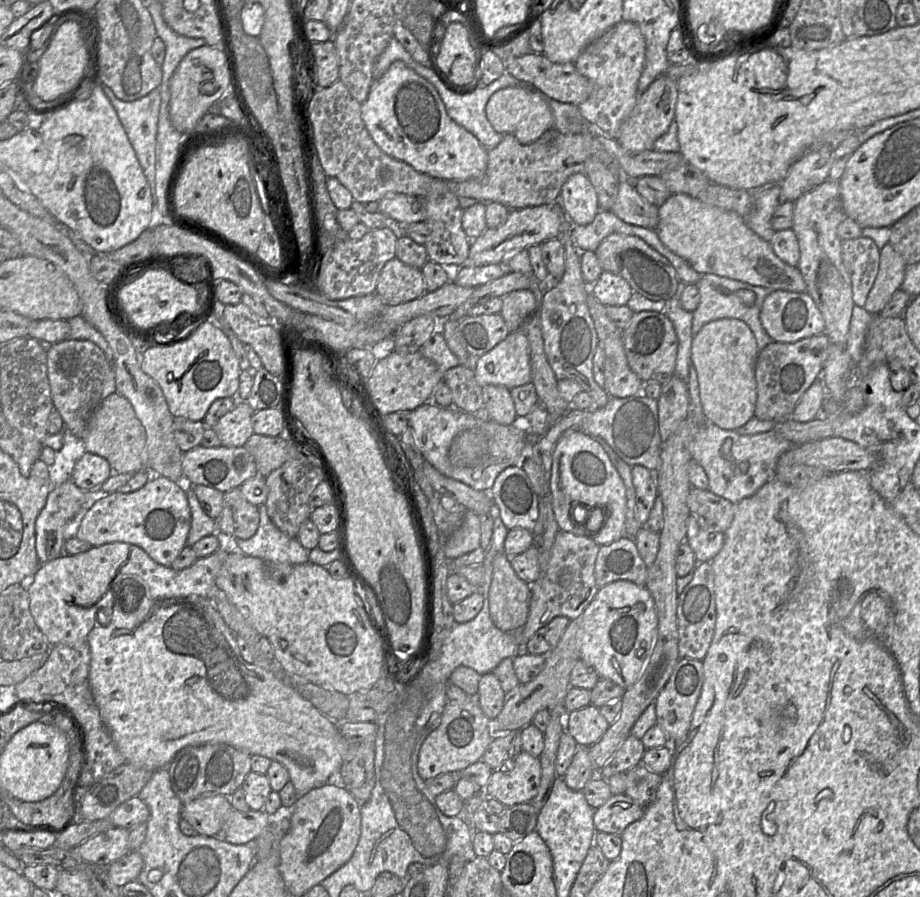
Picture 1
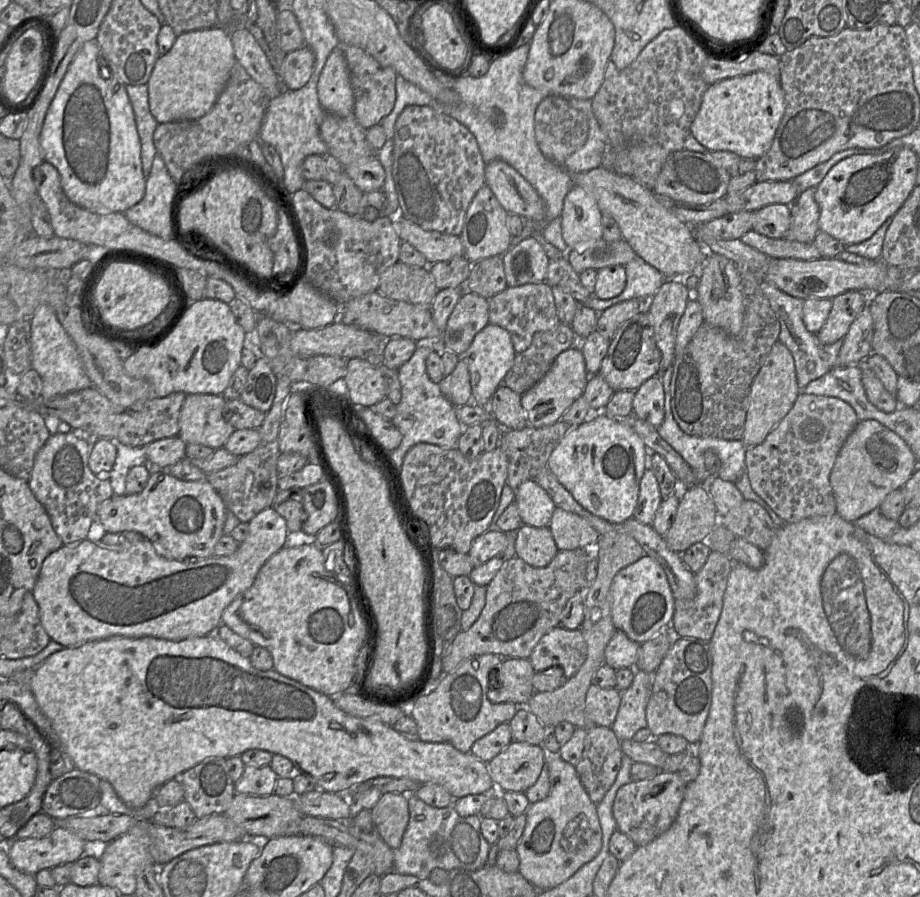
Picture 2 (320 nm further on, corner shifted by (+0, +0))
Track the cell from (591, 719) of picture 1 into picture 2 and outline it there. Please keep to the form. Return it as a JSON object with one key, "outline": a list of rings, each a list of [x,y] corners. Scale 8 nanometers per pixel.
{"outline":[[[591,684],[586,693],[585,713],[592,725],[611,727],[621,701],[621,692],[616,688],[601,688]]]}

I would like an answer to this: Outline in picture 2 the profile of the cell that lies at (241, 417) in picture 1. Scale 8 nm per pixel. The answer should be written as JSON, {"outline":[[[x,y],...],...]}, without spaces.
{"outline":[[[186,394],[178,436],[186,444],[201,444],[214,450],[224,447],[235,430],[223,417],[225,405],[222,395]]]}

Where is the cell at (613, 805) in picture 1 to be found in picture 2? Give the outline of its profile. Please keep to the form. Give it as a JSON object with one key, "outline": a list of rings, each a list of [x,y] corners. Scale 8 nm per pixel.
{"outline":[[[659,771],[653,778],[631,781],[621,786],[613,803],[613,816],[617,829],[627,835],[637,846],[646,845],[665,831],[675,821],[683,801],[687,783],[678,772]]]}

